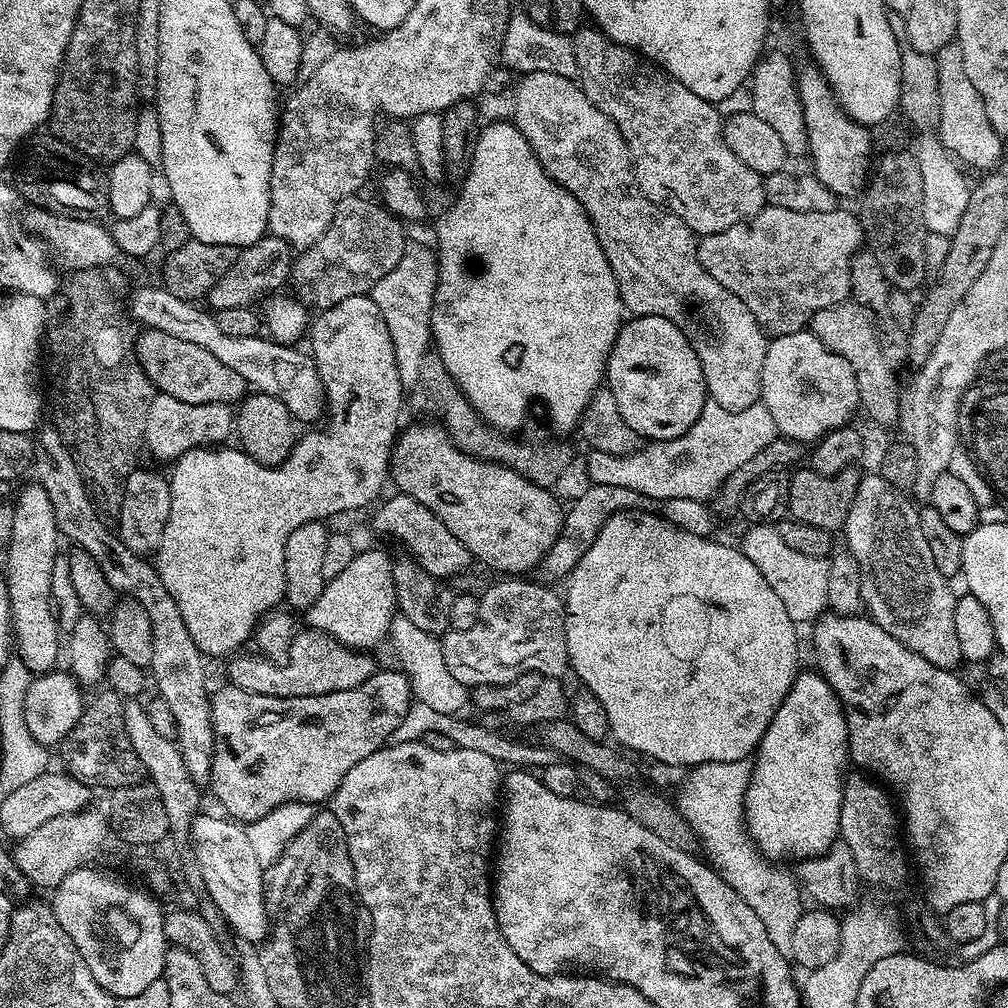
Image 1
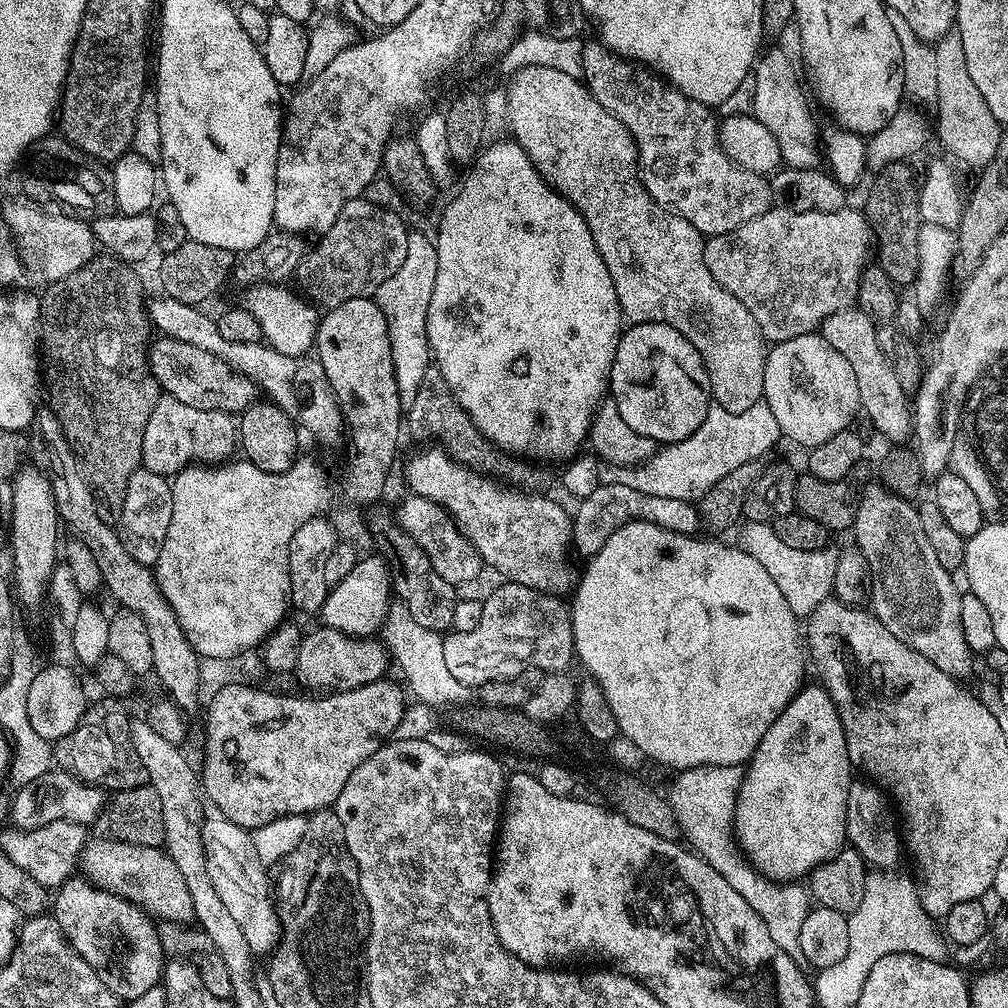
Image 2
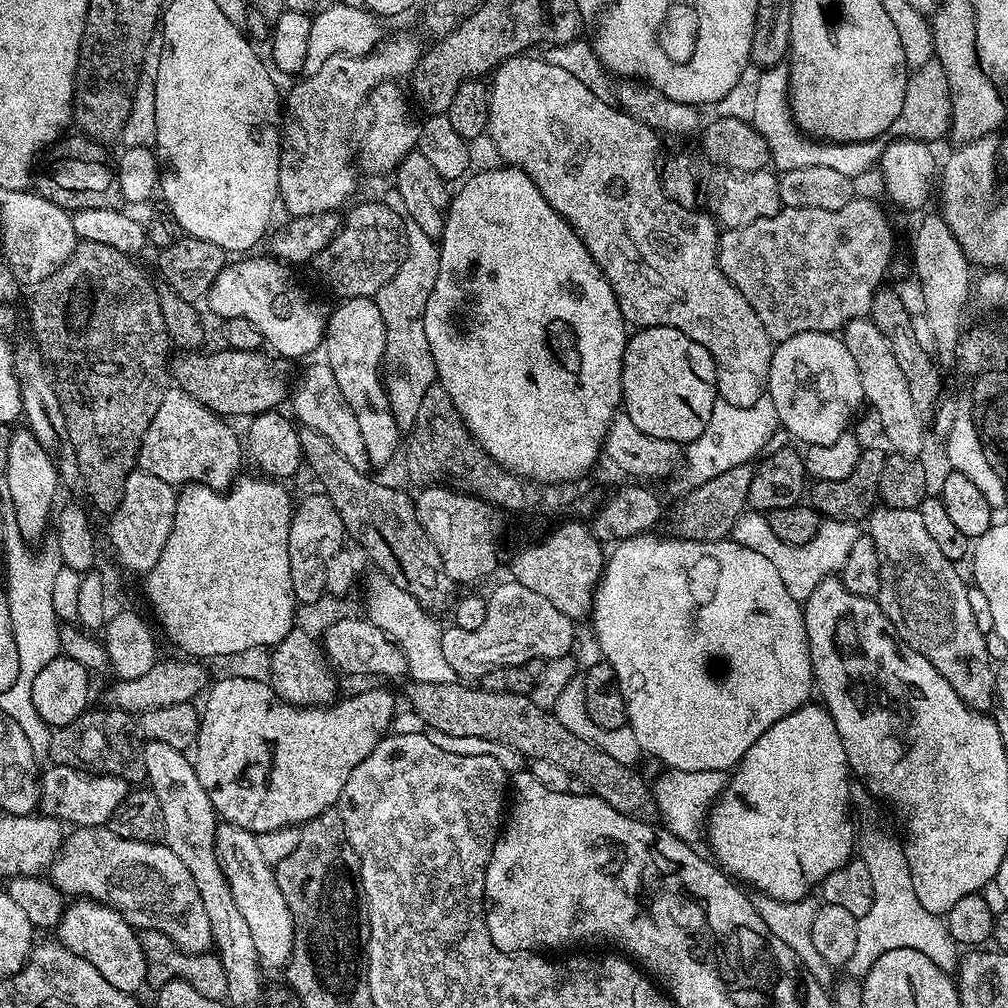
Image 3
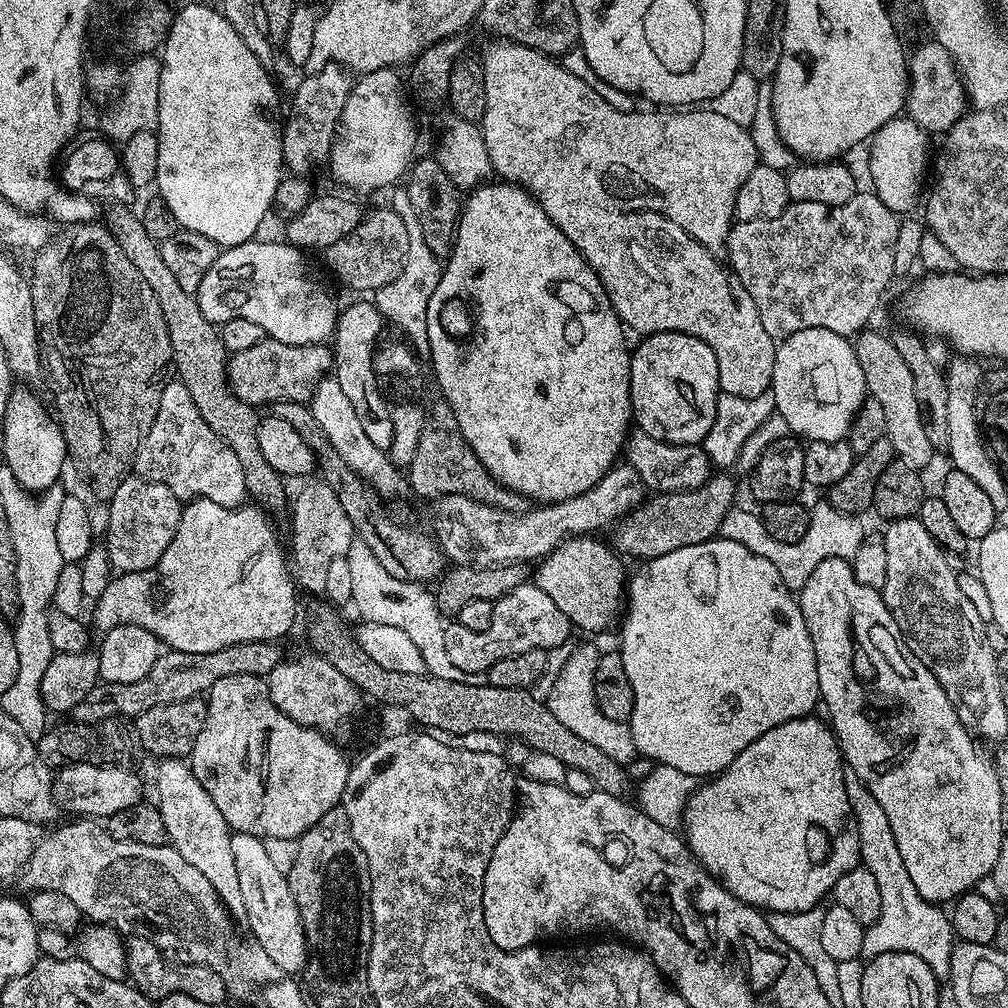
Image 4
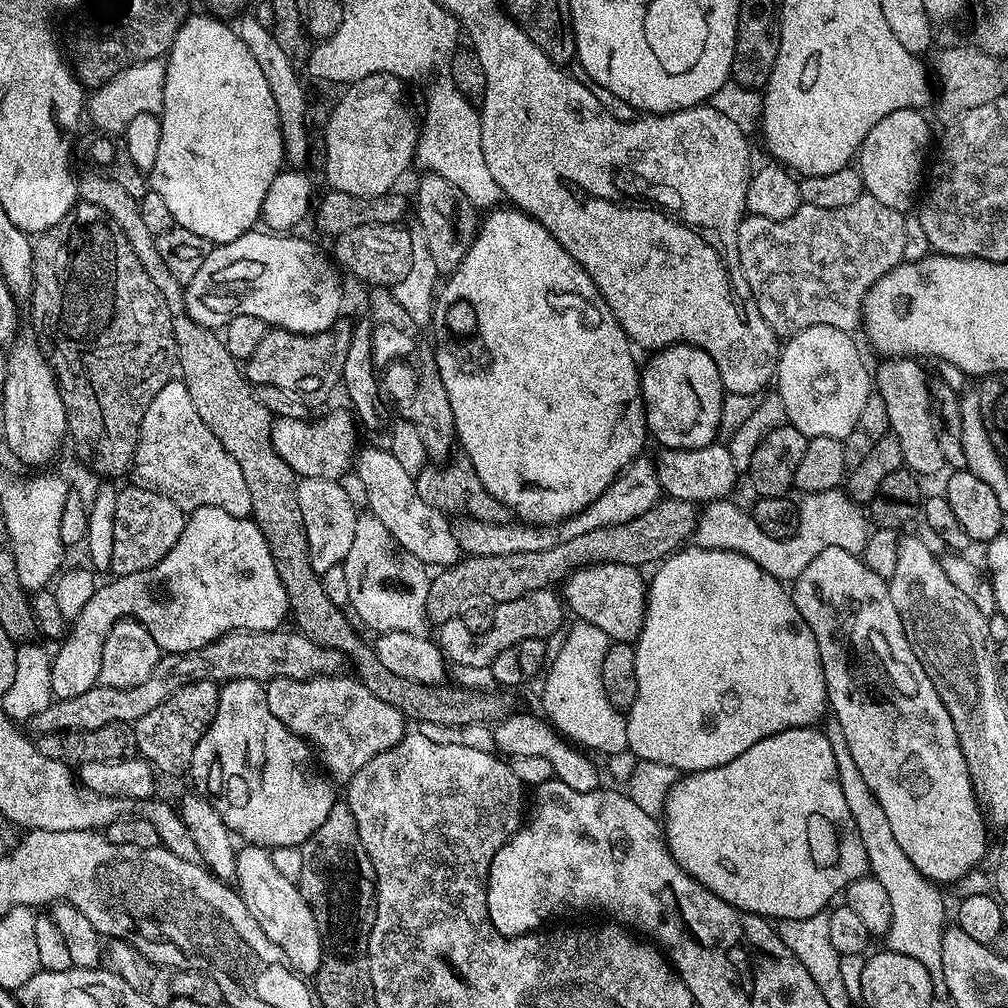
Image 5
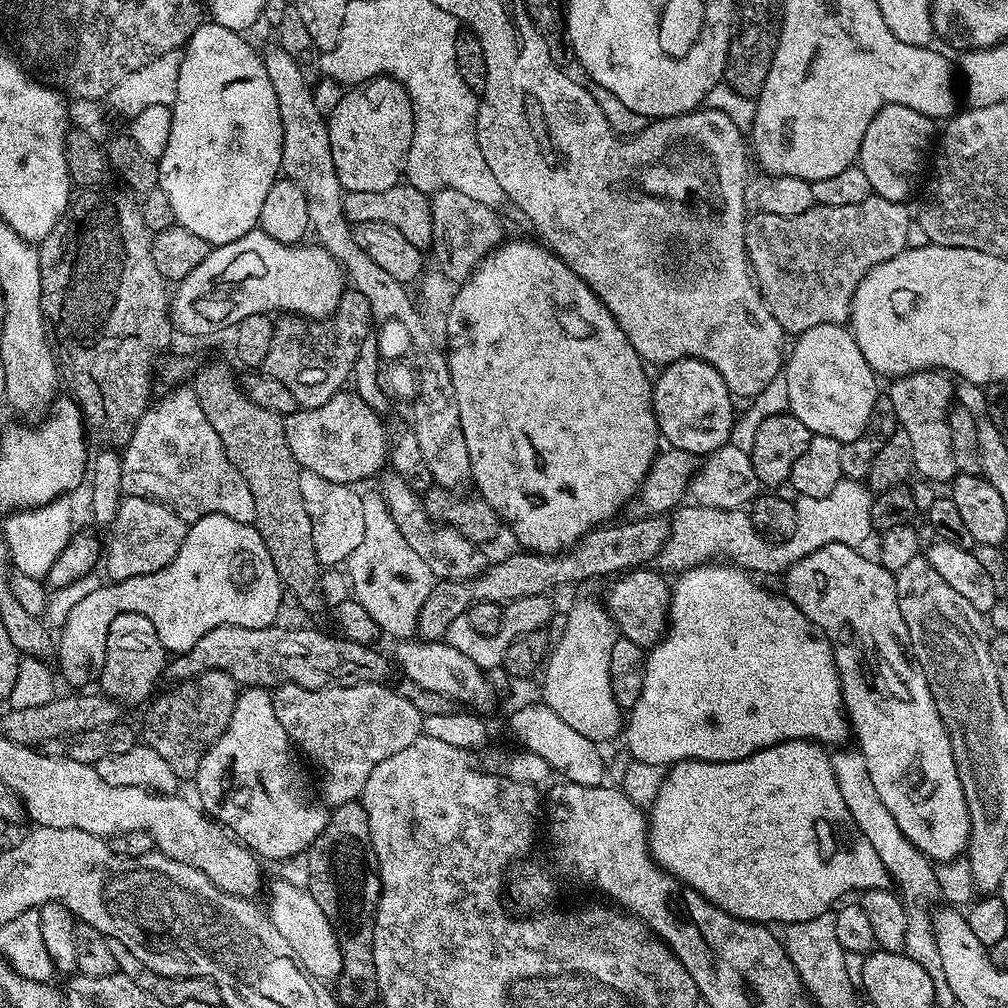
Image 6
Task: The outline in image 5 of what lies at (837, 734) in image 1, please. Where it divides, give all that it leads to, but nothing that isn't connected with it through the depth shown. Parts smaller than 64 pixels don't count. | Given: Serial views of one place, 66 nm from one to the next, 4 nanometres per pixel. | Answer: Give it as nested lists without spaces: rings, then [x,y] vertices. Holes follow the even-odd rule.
[[[816,726],[782,730],[777,736],[771,736],[762,742],[754,742],[754,746],[746,750],[746,754],[738,754],[738,758],[734,758],[734,762],[726,762],[726,766],[714,766],[710,770],[681,775],[670,790],[662,817],[664,839],[668,841],[670,854],[676,859],[678,866],[682,866],[682,870],[686,870],[698,882],[702,882],[706,890],[718,894],[722,902],[730,902],[730,906],[738,910],[752,912],[772,922],[810,918],[825,911],[833,903],[831,900],[835,896],[837,899],[844,889],[850,886],[850,882],[869,875],[866,846],[862,846],[862,834],[858,834],[858,826],[854,826],[854,814],[850,814],[850,806],[846,806],[846,794],[842,794],[838,762],[832,745],[833,737],[819,732],[820,730]]]

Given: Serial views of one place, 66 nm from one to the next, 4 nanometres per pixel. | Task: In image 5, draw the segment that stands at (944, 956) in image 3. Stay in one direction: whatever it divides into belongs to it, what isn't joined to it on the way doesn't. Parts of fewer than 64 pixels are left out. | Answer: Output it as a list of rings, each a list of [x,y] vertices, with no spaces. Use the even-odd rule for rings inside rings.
[[[843,738],[833,739],[834,754],[838,762],[838,778],[842,782],[842,794],[846,794],[846,806],[850,806],[850,814],[854,814],[854,826],[858,826],[858,834],[862,834],[862,846],[866,846],[866,858],[868,870],[871,875],[886,886],[890,894],[890,906],[892,907],[892,929],[886,937],[887,947],[893,952],[901,952],[907,956],[913,956],[930,974],[932,992],[941,992],[947,997],[946,978],[942,974],[942,942],[940,933],[946,927],[944,921],[944,904],[940,901],[937,885],[925,880],[924,875],[906,858],[902,846],[894,838],[890,831],[890,821],[878,806],[878,798],[866,786],[862,779],[862,770],[854,763],[854,757],[850,755],[850,746],[846,746]]]

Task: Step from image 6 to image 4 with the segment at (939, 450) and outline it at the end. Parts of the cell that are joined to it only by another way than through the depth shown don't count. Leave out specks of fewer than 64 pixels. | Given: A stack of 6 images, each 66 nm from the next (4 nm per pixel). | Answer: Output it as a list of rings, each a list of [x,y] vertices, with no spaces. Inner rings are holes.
[[[865,330],[855,337],[854,343],[858,354],[858,366],[862,366],[864,387],[868,396],[878,398],[882,410],[886,414],[886,430],[884,435],[896,451],[896,459],[907,466],[924,470],[932,460],[934,449],[930,438],[926,438],[926,426],[922,422],[922,414],[918,410],[918,398],[914,396],[914,378],[910,374],[906,362],[902,362],[902,354],[894,350],[891,339],[880,332]]]

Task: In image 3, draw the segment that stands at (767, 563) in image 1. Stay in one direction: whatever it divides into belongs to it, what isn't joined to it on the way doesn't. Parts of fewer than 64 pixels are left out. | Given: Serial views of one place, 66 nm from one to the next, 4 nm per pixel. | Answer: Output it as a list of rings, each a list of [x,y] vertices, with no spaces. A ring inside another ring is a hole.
[[[745,510],[738,518],[738,522],[734,522],[730,538],[735,544],[741,544],[750,550],[755,550],[757,554],[763,554],[772,563],[774,570],[778,570],[786,590],[790,590],[790,598],[803,602],[810,598],[810,594],[814,594],[814,588],[818,586],[818,582],[827,580],[841,571],[850,555],[850,550],[854,547],[855,540],[862,535],[861,529],[856,528],[859,527],[850,520],[824,518],[818,526],[818,534],[814,534],[810,542],[802,546],[790,546],[774,538],[770,526],[762,522],[761,513]]]

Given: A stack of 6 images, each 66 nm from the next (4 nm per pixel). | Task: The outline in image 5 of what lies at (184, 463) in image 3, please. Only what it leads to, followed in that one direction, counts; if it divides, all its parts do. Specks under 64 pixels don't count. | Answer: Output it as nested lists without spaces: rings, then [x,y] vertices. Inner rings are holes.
[[[180,378],[168,380],[166,386],[162,386],[162,390],[154,394],[154,402],[150,402],[146,418],[142,418],[138,446],[130,469],[131,476],[131,483],[135,487],[166,494],[166,498],[170,498],[170,502],[174,502],[174,506],[181,508],[185,514],[194,513],[200,508],[224,510],[226,514],[234,514],[234,518],[249,518],[252,514],[246,477],[242,475],[238,462],[230,458],[226,446],[222,446],[222,442],[214,438],[210,426],[202,422],[198,409],[190,398],[190,390],[186,390],[183,379]]]

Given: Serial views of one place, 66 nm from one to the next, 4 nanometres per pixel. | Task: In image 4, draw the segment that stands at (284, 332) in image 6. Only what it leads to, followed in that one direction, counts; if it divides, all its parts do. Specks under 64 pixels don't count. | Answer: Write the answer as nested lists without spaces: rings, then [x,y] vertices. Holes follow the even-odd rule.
[[[271,338],[250,346],[250,350],[233,352],[228,358],[228,386],[242,402],[253,406],[275,406],[284,400],[308,402],[321,380],[333,371],[334,352],[327,343],[290,346]]]

